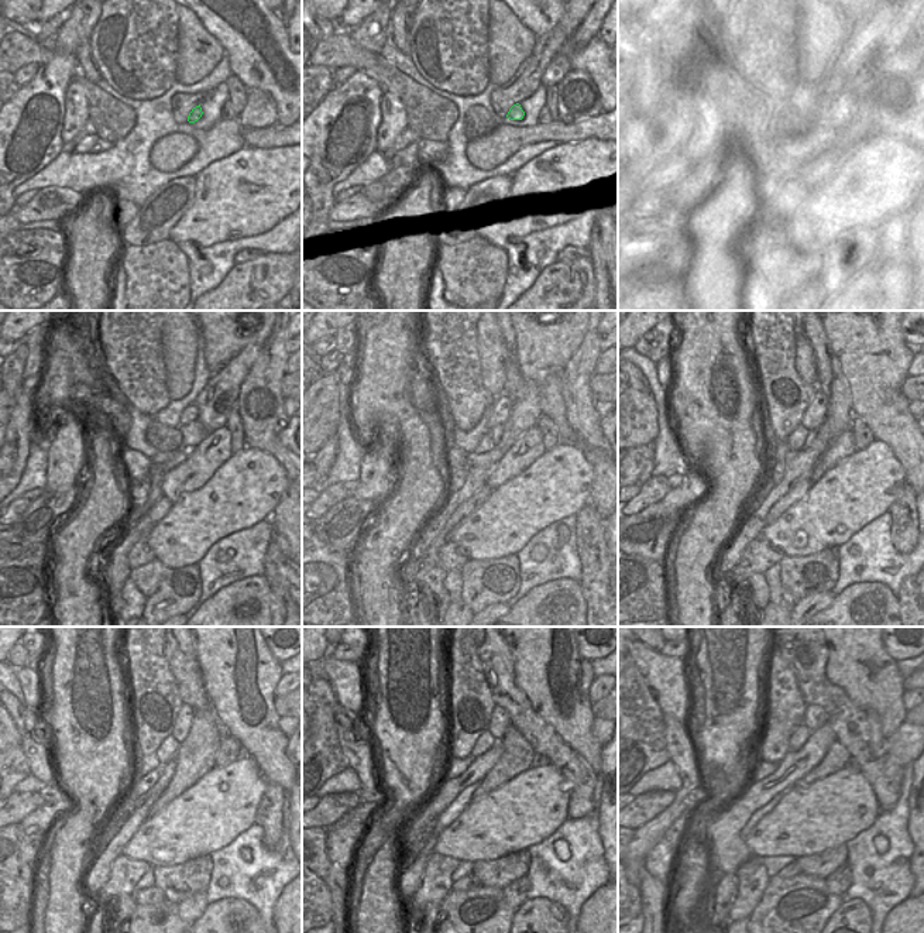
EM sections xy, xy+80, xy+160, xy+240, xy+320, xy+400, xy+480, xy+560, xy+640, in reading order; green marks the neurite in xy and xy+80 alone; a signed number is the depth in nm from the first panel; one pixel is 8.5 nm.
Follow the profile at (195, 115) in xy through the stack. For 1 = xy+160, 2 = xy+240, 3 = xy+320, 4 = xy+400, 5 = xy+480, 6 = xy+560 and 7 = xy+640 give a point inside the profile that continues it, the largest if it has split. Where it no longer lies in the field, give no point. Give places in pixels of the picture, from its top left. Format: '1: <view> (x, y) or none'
1: xy+160 (824, 102)
2: xy+240 (191, 412)
3: xy+320 (501, 410)
4: xy+400 (817, 411)
5: xy+480 (182, 726)
6: xy+560 (500, 720)
7: xy+640 (816, 716)

